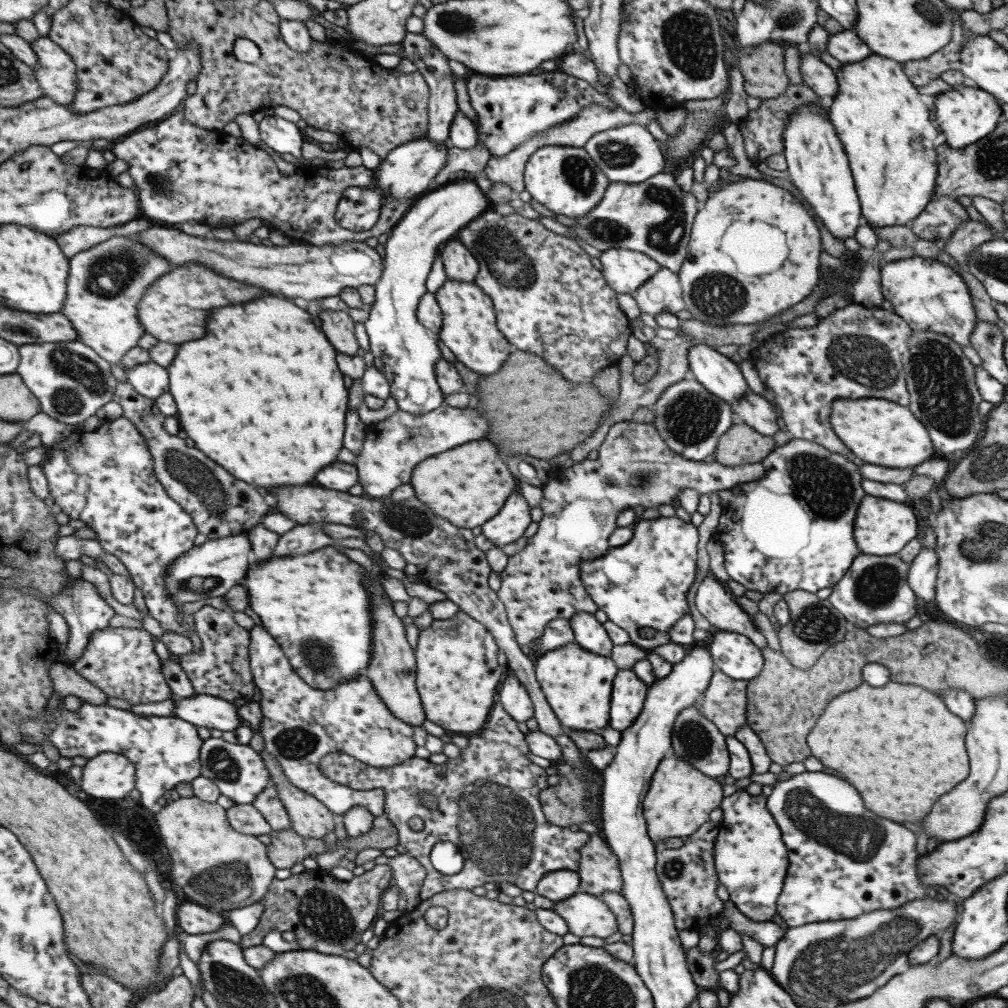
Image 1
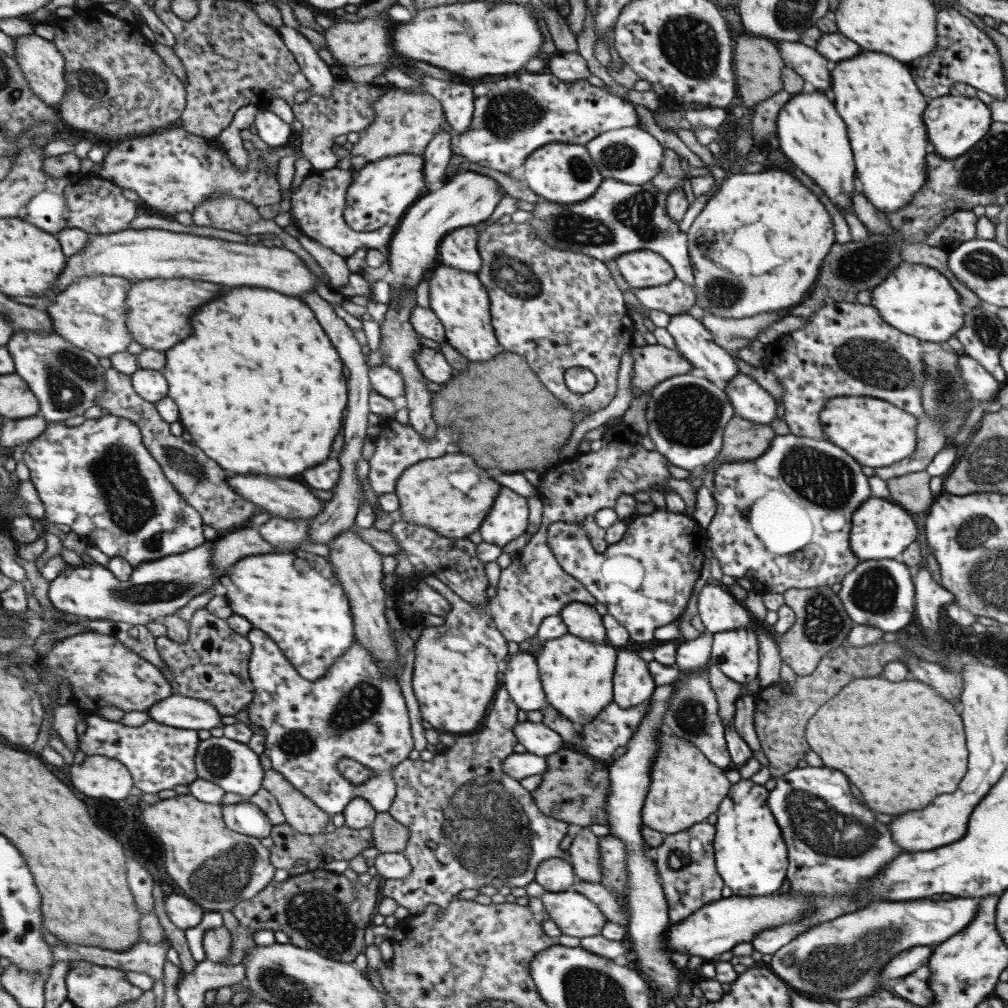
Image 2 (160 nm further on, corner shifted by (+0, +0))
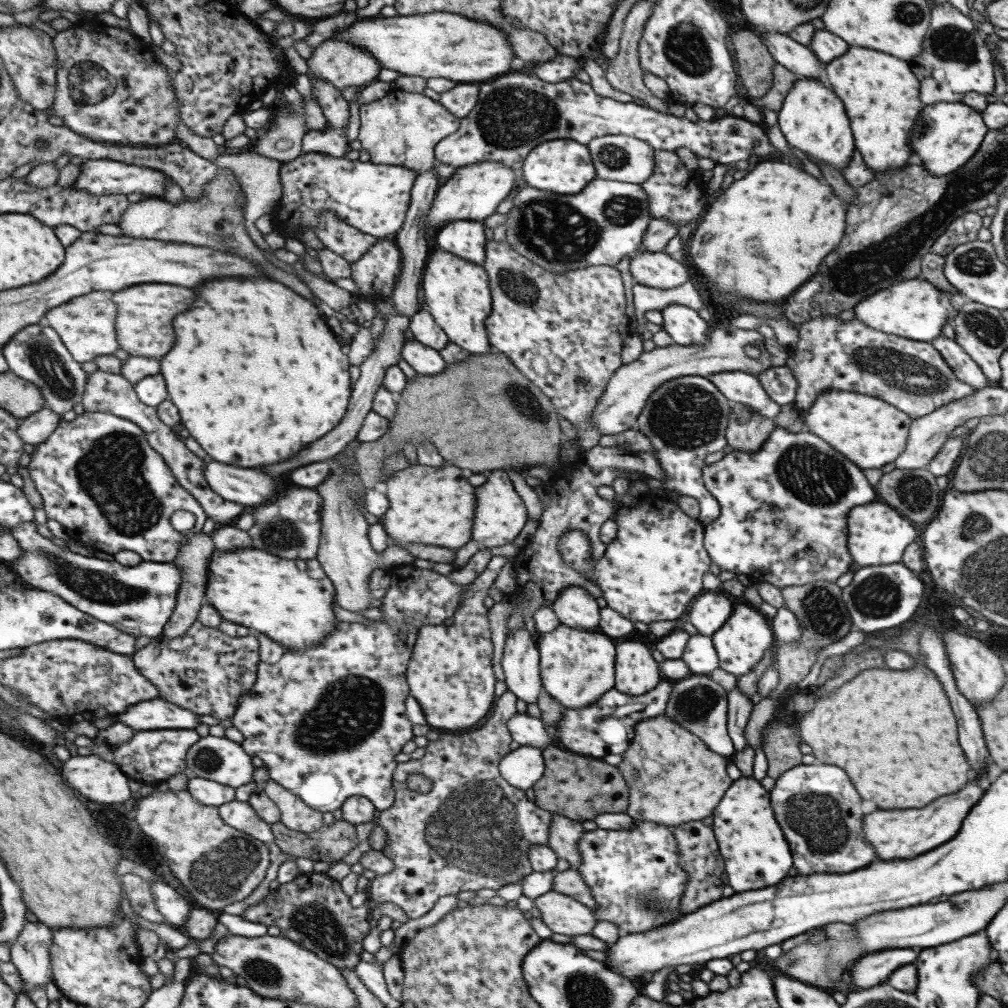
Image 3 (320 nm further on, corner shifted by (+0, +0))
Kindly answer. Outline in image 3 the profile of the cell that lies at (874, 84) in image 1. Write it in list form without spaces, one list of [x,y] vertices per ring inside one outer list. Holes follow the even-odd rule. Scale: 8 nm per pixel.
[[[849,48],[843,56],[827,64],[827,80],[831,90],[843,102],[849,126],[851,126],[854,148],[862,156],[863,162],[877,177],[889,169],[900,169],[912,161],[909,136],[911,126],[925,104],[917,100],[915,76],[907,62],[875,52],[869,48]]]

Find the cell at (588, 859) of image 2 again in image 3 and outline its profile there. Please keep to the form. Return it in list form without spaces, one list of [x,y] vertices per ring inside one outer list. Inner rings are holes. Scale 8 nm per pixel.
[[[555,814],[549,824],[549,836],[547,836],[547,847],[556,854],[557,859],[566,860],[569,867],[576,869],[579,866],[577,844],[583,834],[581,824],[569,818],[563,818]]]

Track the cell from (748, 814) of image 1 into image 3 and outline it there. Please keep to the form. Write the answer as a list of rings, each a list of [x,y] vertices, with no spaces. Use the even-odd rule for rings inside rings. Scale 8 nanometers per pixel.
[[[739,777],[732,781],[712,812],[712,832],[725,877],[735,893],[778,884],[792,867],[791,851],[771,811],[769,793],[758,780]]]

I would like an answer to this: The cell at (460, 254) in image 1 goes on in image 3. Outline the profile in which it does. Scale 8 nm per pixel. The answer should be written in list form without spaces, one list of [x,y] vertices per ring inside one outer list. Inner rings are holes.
[[[456,220],[439,229],[433,240],[437,244],[436,248],[482,265],[486,243],[483,230],[481,221]]]

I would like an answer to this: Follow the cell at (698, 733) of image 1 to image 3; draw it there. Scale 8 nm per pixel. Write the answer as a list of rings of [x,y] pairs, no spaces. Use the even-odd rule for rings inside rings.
[[[691,673],[681,680],[672,682],[663,714],[701,739],[709,750],[724,757],[733,755],[735,750],[726,729],[726,693],[726,690],[707,675]]]

